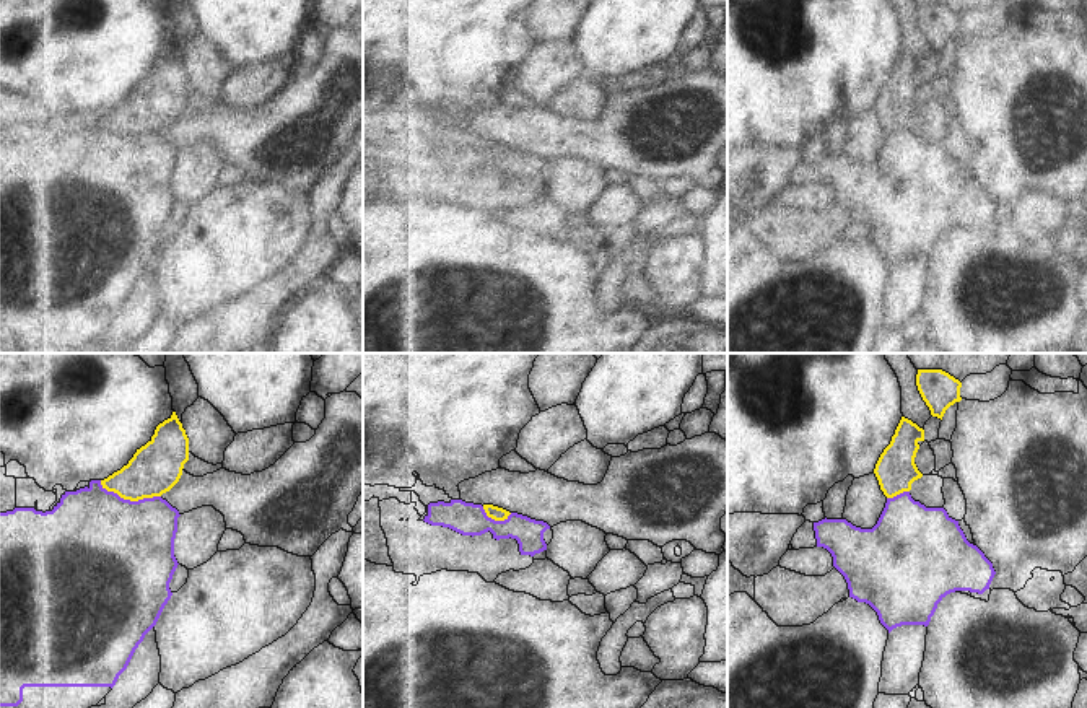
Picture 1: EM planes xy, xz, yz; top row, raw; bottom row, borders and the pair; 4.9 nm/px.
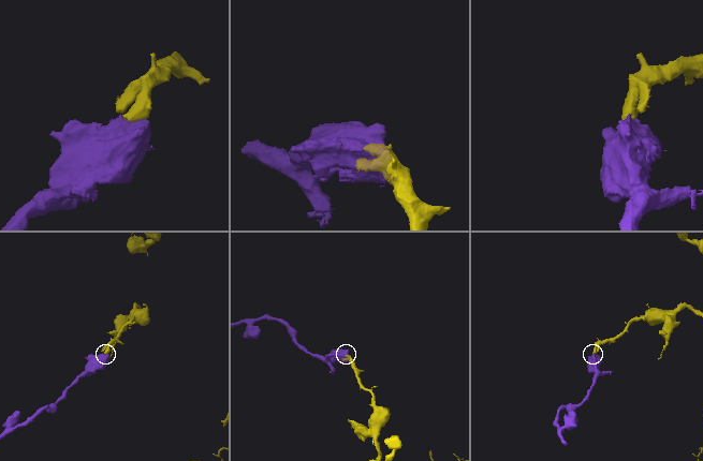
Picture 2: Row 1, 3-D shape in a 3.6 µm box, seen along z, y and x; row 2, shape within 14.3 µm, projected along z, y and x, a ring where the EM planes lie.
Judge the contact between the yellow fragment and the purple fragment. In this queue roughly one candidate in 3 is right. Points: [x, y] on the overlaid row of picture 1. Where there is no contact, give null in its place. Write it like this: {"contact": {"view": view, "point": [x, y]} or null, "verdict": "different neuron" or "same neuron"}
{"contact": {"view": "xy", "point": [129, 498]}, "verdict": "different neuron"}

